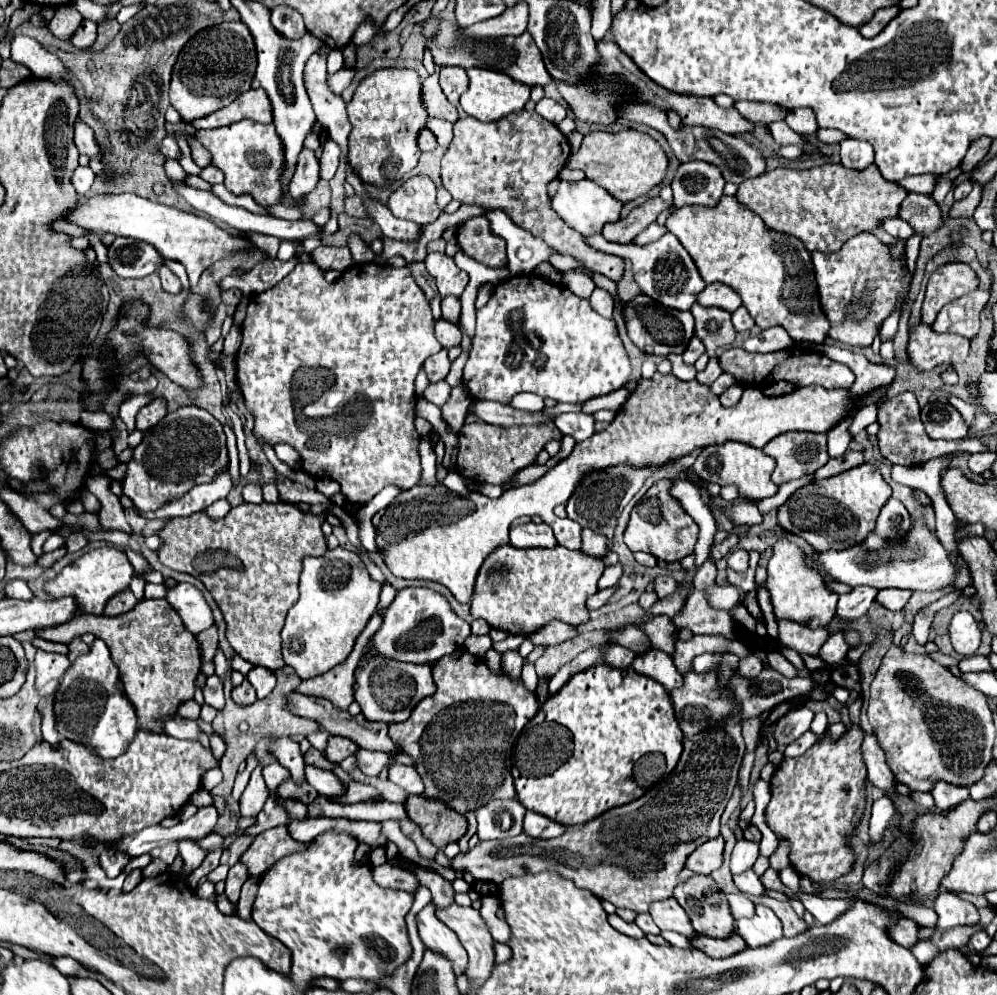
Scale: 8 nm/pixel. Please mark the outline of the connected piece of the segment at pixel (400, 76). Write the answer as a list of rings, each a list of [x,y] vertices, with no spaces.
[[[379,68],[365,76],[347,104],[351,134],[349,162],[363,182],[383,186],[411,172],[421,156],[417,134],[429,118],[421,98],[421,78],[413,68]]]

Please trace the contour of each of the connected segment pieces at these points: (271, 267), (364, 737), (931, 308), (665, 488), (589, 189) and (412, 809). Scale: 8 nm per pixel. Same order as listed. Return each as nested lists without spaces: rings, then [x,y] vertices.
[[[293,256],[291,260],[265,260],[257,266],[253,266],[245,276],[228,276],[224,278],[219,286],[222,290],[239,288],[245,296],[253,296],[253,292],[261,292],[277,284],[287,272],[291,272],[299,264],[299,256]]]
[[[299,692],[289,694],[289,702],[293,704],[293,712],[295,712],[295,714],[305,716],[305,718],[311,718],[311,720],[317,720],[329,734],[345,736],[345,738],[357,742],[357,744],[359,744],[361,748],[365,748],[365,750],[381,750],[381,752],[387,752],[387,754],[401,752],[401,750],[397,748],[397,744],[393,744],[393,740],[389,738],[389,734],[387,734],[387,724],[383,724],[383,722],[369,722],[363,714],[351,716],[349,712],[343,712],[343,710],[335,708],[331,702],[327,702],[327,700],[323,700],[323,698],[303,696],[303,694],[299,694]]]
[[[949,262],[939,266],[927,282],[927,292],[921,308],[921,320],[933,324],[939,310],[979,288],[979,276],[965,262]]]
[[[667,478],[653,482],[653,486],[645,492],[645,496],[633,508],[631,520],[625,530],[625,544],[633,552],[643,550],[665,562],[681,560],[681,558],[693,554],[697,538],[699,538],[697,522],[683,510],[681,502],[671,496],[671,486],[673,486],[673,482]]]
[[[583,178],[579,182],[573,180],[559,180],[559,188],[557,194],[553,196],[553,210],[577,232],[581,232],[583,236],[593,236],[593,234],[601,234],[603,226],[609,222],[617,222],[619,214],[621,214],[623,202],[615,200],[605,188],[601,188],[597,182]]]
[[[409,796],[405,810],[407,816],[423,830],[423,836],[439,850],[458,842],[467,832],[467,820],[437,800]]]

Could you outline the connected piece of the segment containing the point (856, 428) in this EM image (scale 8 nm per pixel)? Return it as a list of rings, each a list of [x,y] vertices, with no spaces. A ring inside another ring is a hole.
[[[865,406],[863,410],[859,410],[859,412],[855,414],[853,424],[849,426],[851,434],[855,436],[855,434],[861,432],[865,426],[869,426],[871,422],[875,422],[875,418],[877,418],[877,408],[875,408],[875,406]]]

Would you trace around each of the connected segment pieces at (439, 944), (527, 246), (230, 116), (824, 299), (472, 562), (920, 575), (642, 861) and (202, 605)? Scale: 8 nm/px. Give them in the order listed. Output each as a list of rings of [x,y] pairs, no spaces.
[[[427,904],[419,914],[417,914],[417,926],[419,926],[419,936],[423,944],[435,952],[445,954],[453,962],[455,974],[463,974],[467,968],[467,954],[465,948],[459,944],[459,938],[445,926],[437,916],[435,916],[435,906]]]
[[[487,210],[483,216],[491,222],[491,230],[507,240],[507,268],[511,276],[533,272],[537,264],[553,254],[541,238],[515,226],[503,210]]]
[[[257,88],[257,90],[247,90],[239,98],[235,98],[229,106],[207,114],[205,118],[197,118],[197,122],[181,122],[181,116],[177,110],[169,108],[167,110],[167,122],[169,124],[191,124],[195,128],[219,128],[219,126],[229,126],[233,122],[239,122],[243,118],[251,118],[261,124],[269,124],[273,120],[271,116],[271,104],[267,100],[267,94]]]
[[[861,232],[861,234],[853,236],[853,238],[849,238],[839,252],[833,252],[833,254],[811,252],[811,262],[813,262],[813,270],[815,270],[815,280],[817,280],[817,286],[819,286],[821,308],[823,308],[825,316],[831,322],[829,336],[833,340],[839,340],[839,342],[849,344],[849,346],[855,346],[855,348],[867,348],[875,340],[877,330],[881,328],[881,324],[899,306],[901,306],[901,312],[907,306],[909,288],[911,288],[913,276],[911,276],[909,268],[905,266],[905,256],[901,256],[899,260],[893,260],[889,246],[883,244],[871,232]]]
[[[655,372],[653,378],[639,380],[629,400],[603,432],[579,442],[569,458],[559,460],[545,476],[531,484],[509,488],[495,500],[479,492],[459,496],[443,484],[417,484],[401,492],[393,504],[373,516],[377,544],[385,564],[395,576],[435,580],[447,586],[459,602],[469,602],[483,560],[497,546],[509,542],[509,526],[521,516],[541,516],[543,522],[555,530],[555,538],[561,546],[571,550],[581,548],[581,526],[573,520],[557,518],[553,508],[567,504],[585,474],[619,464],[661,466],[673,458],[683,458],[695,448],[723,444],[727,440],[763,448],[783,432],[827,432],[847,412],[851,412],[851,408],[873,404],[881,394],[885,394],[885,390],[887,388],[881,388],[871,396],[865,396],[863,402],[853,404],[847,390],[825,390],[821,386],[805,386],[773,398],[763,396],[757,388],[745,388],[741,402],[733,408],[725,408],[707,384],[697,380],[683,382],[675,374]]]
[[[913,524],[909,536],[903,542],[889,542],[877,534],[869,534],[863,544],[847,550],[827,550],[819,556],[821,568],[827,576],[845,582],[849,586],[875,586],[875,588],[909,588],[909,590],[939,590],[943,586],[955,586],[961,590],[971,584],[967,564],[959,558],[957,566],[949,560],[947,550],[939,544],[923,524]]]
[[[733,716],[715,730],[715,736],[703,736],[703,732],[699,732],[695,738],[685,738],[683,754],[675,770],[659,784],[659,788],[647,790],[639,800],[607,810],[587,824],[571,826],[555,840],[537,840],[527,834],[519,834],[499,842],[479,842],[465,856],[457,854],[453,858],[453,870],[467,870],[475,880],[487,880],[495,884],[501,884],[513,876],[547,870],[559,874],[561,878],[573,880],[579,888],[591,890],[597,898],[609,900],[617,908],[629,908],[637,914],[649,912],[651,902],[669,898],[673,894],[673,888],[677,886],[677,874],[685,866],[687,856],[703,842],[719,836],[719,820],[737,784],[737,770],[741,766],[743,752],[745,744],[741,738],[741,720]]]
[[[177,584],[167,590],[167,602],[179,612],[185,628],[191,634],[199,634],[213,626],[213,614],[203,598],[203,592],[191,584]]]

